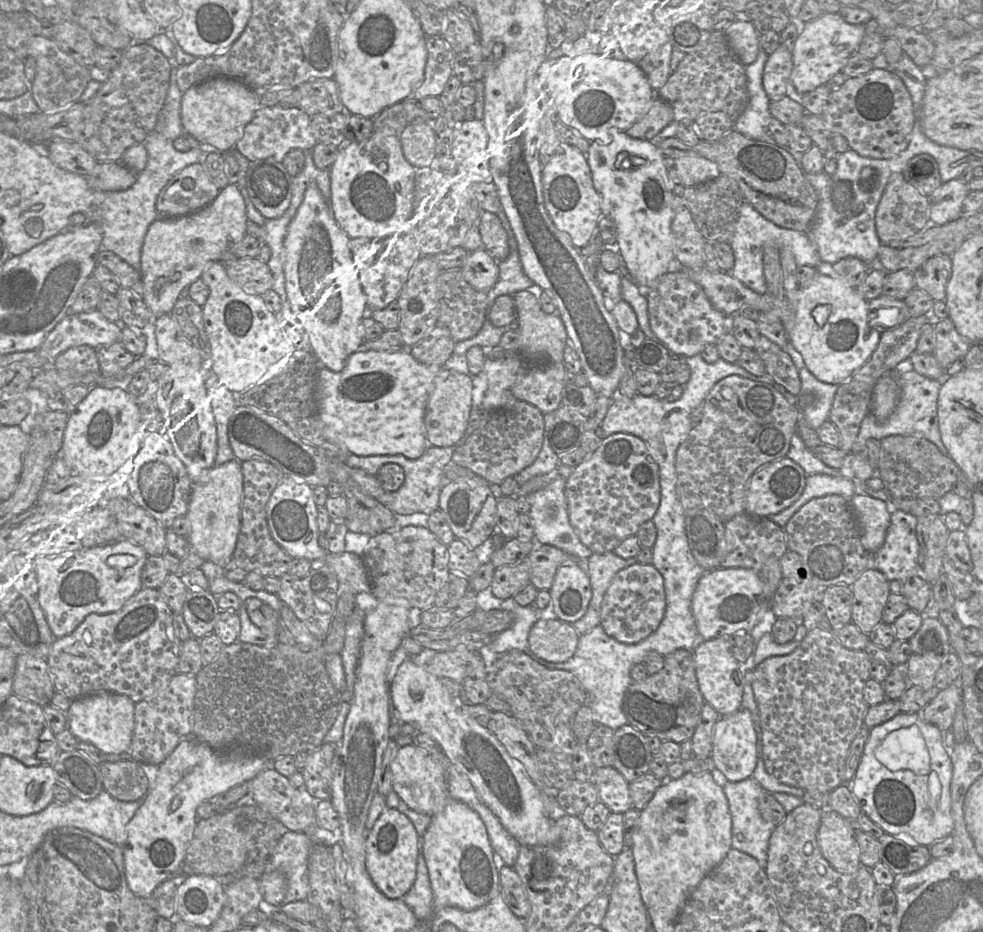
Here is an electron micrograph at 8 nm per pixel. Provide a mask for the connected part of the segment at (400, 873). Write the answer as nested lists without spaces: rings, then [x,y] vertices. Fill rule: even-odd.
[[[386,807],[368,832],[365,852],[366,870],[378,890],[390,899],[403,898],[414,883],[420,852],[420,836],[408,817]]]

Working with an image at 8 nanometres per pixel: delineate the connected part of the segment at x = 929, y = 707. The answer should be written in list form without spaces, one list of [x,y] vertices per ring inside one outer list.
[[[960,680],[952,682],[922,709],[921,716],[941,731],[948,731],[952,728],[957,706],[962,700]]]

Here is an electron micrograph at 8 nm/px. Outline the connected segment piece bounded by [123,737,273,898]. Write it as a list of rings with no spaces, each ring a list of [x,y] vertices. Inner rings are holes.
[[[193,737],[181,740],[153,773],[152,785],[142,799],[141,806],[127,825],[127,839],[123,845],[124,871],[132,893],[140,898],[146,898],[152,895],[162,881],[181,875],[186,849],[198,821],[197,807],[203,801],[207,801],[232,787],[247,783],[267,767],[272,767],[272,761],[247,750],[229,752],[226,756],[221,756],[210,746]]]

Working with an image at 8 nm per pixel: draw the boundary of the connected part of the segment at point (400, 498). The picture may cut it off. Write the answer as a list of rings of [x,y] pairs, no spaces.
[[[429,445],[423,455],[417,459],[409,459],[402,454],[370,456],[348,454],[343,461],[349,467],[363,469],[374,476],[383,465],[387,463],[398,464],[404,471],[405,480],[397,491],[390,493],[390,500],[385,506],[395,515],[410,515],[416,512],[430,515],[439,509],[439,496],[441,490],[449,482],[446,481],[445,478],[445,467],[448,464],[453,463],[452,455],[456,448],[457,446],[437,447]]]

